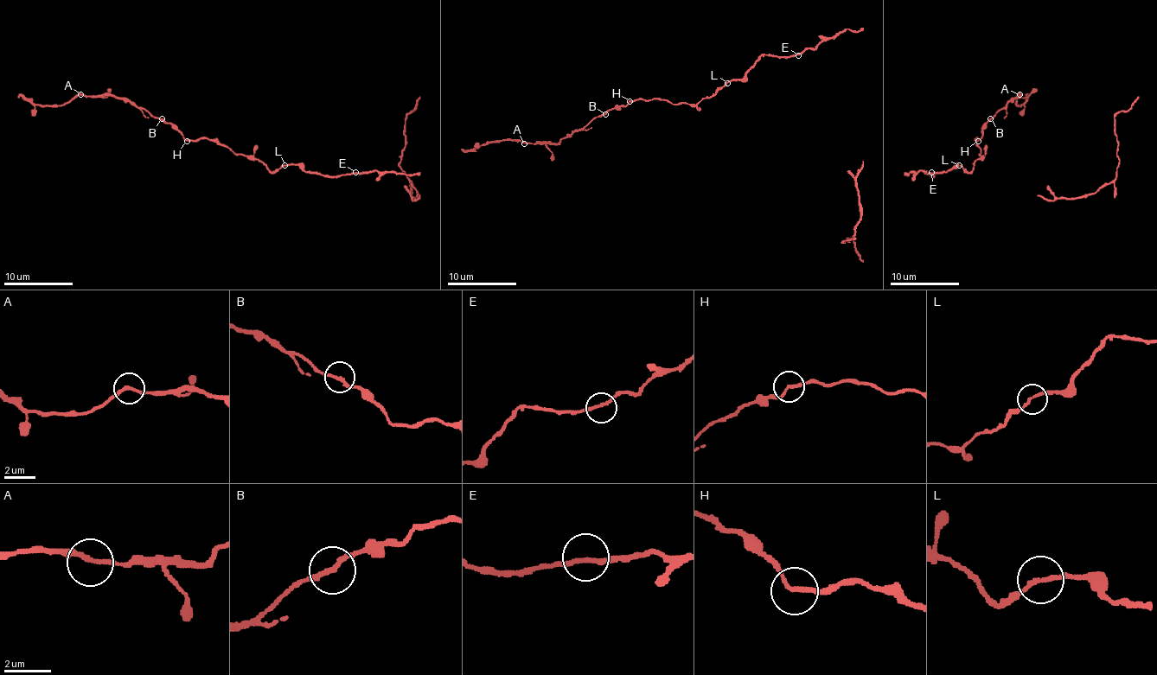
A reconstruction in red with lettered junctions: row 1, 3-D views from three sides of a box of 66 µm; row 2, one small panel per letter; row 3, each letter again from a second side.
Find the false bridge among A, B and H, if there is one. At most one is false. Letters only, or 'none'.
none

